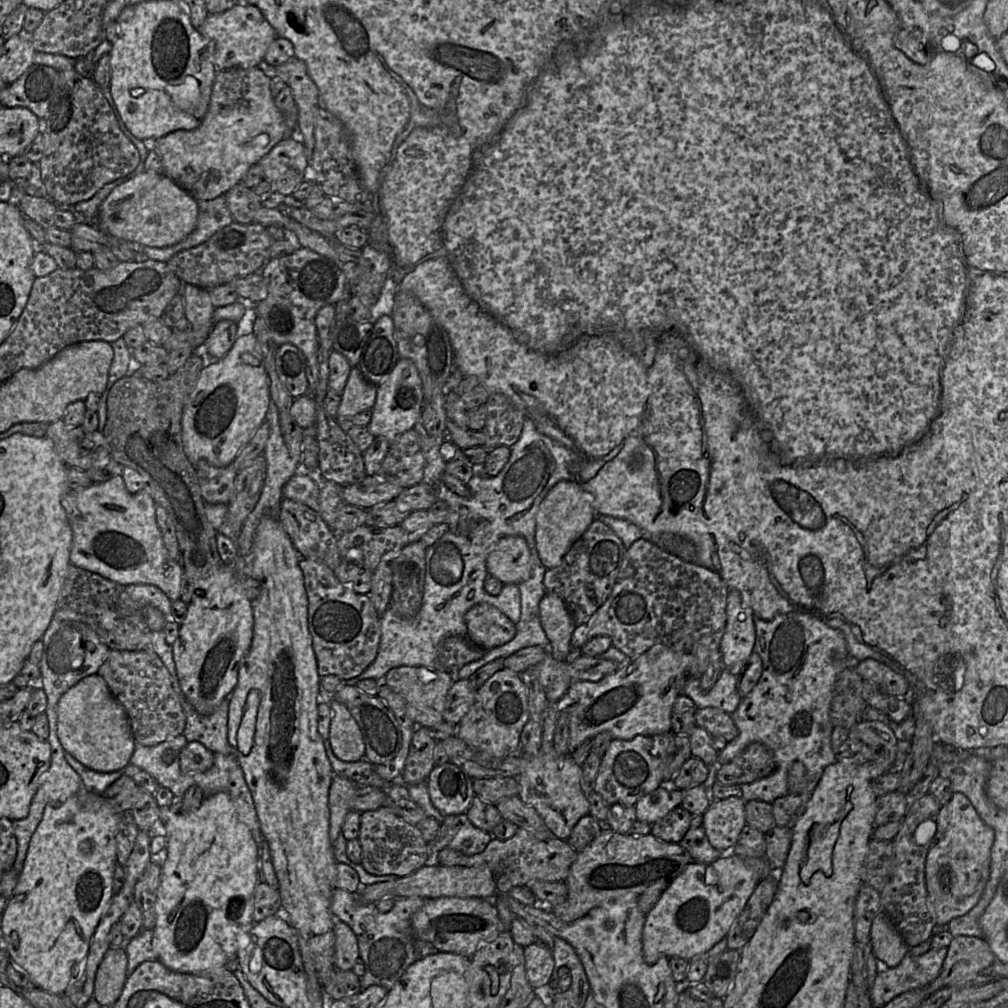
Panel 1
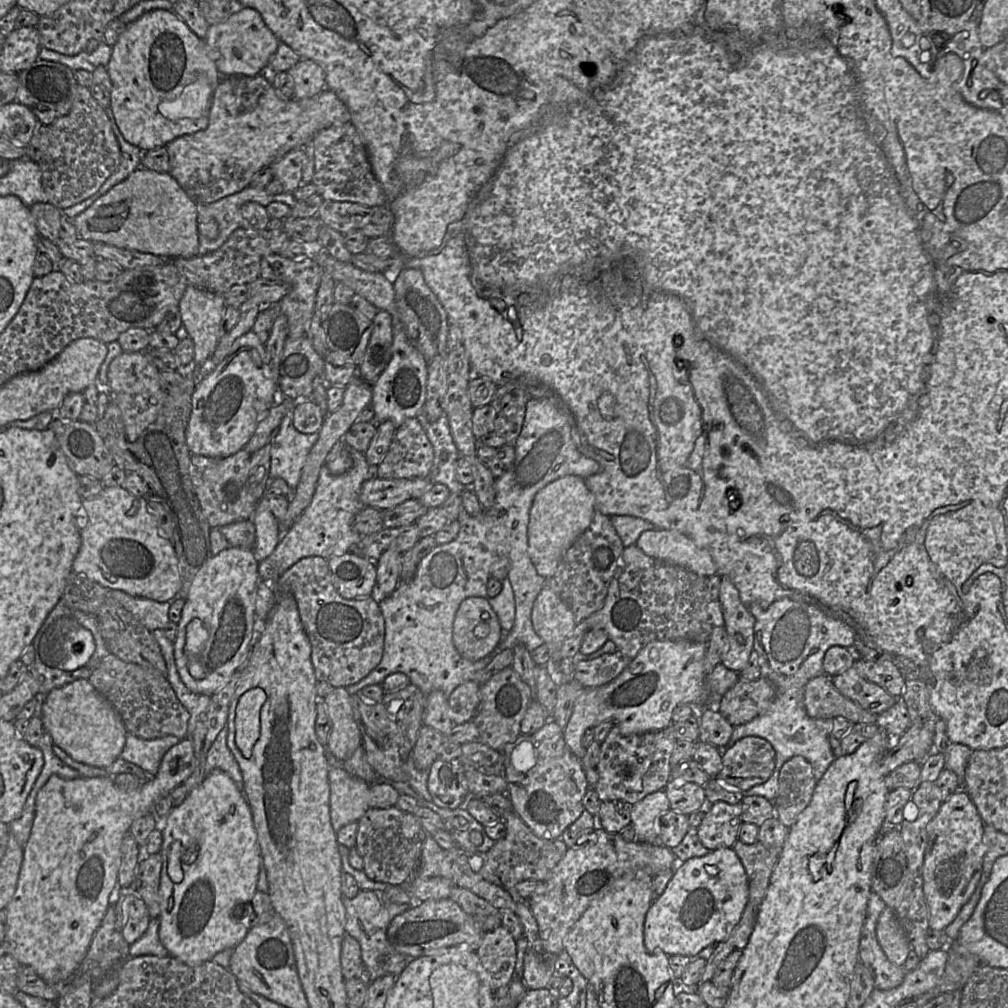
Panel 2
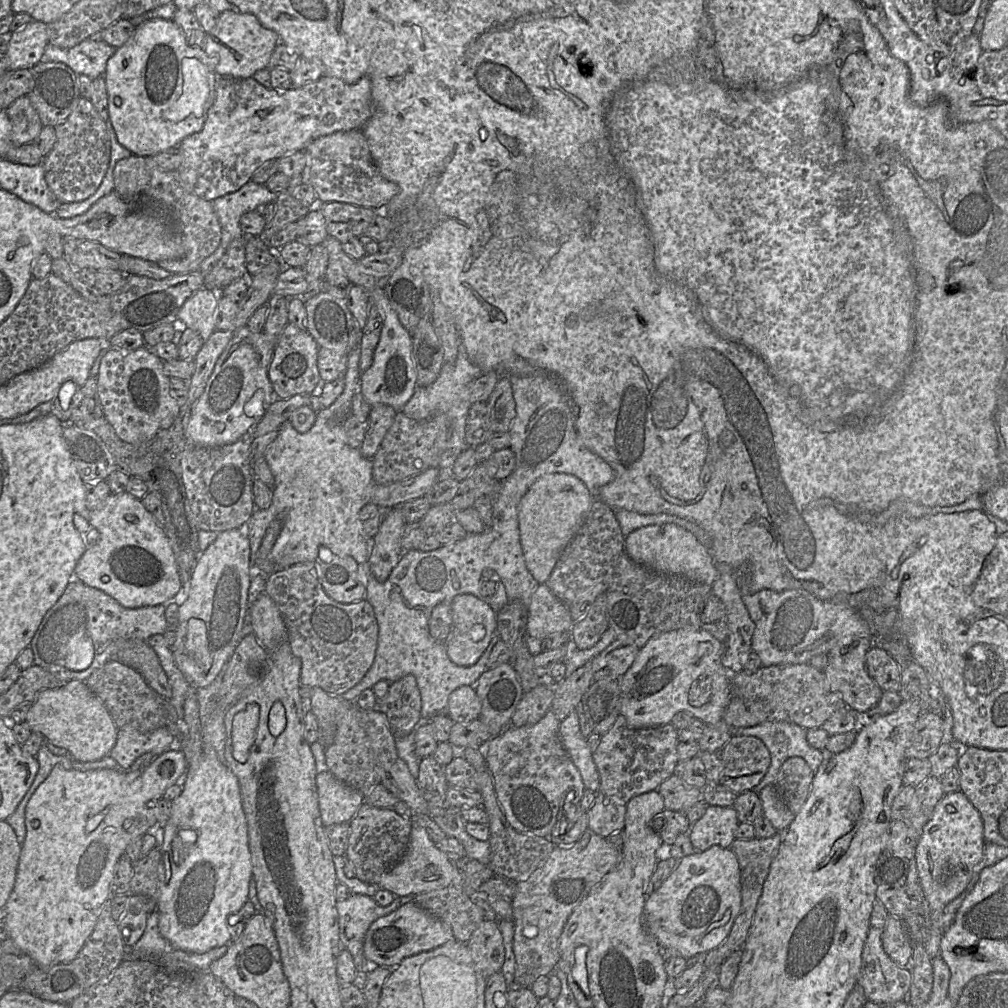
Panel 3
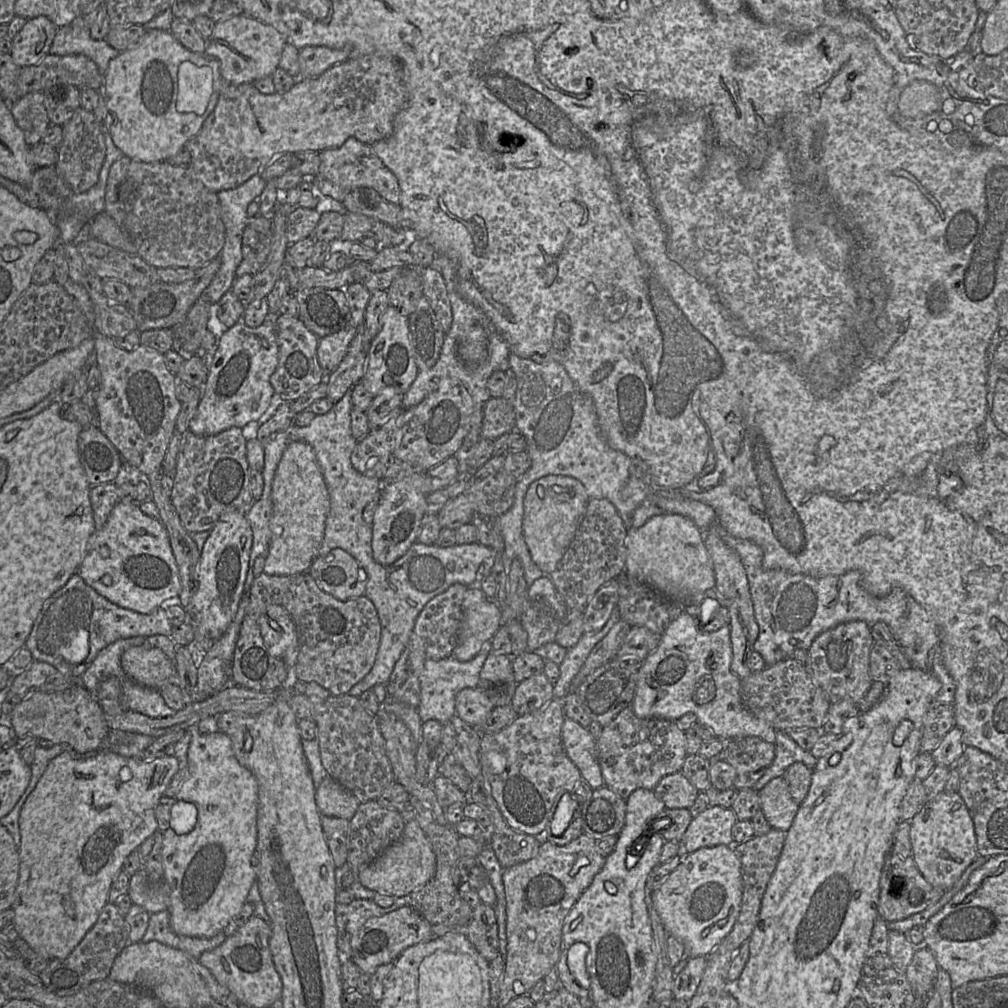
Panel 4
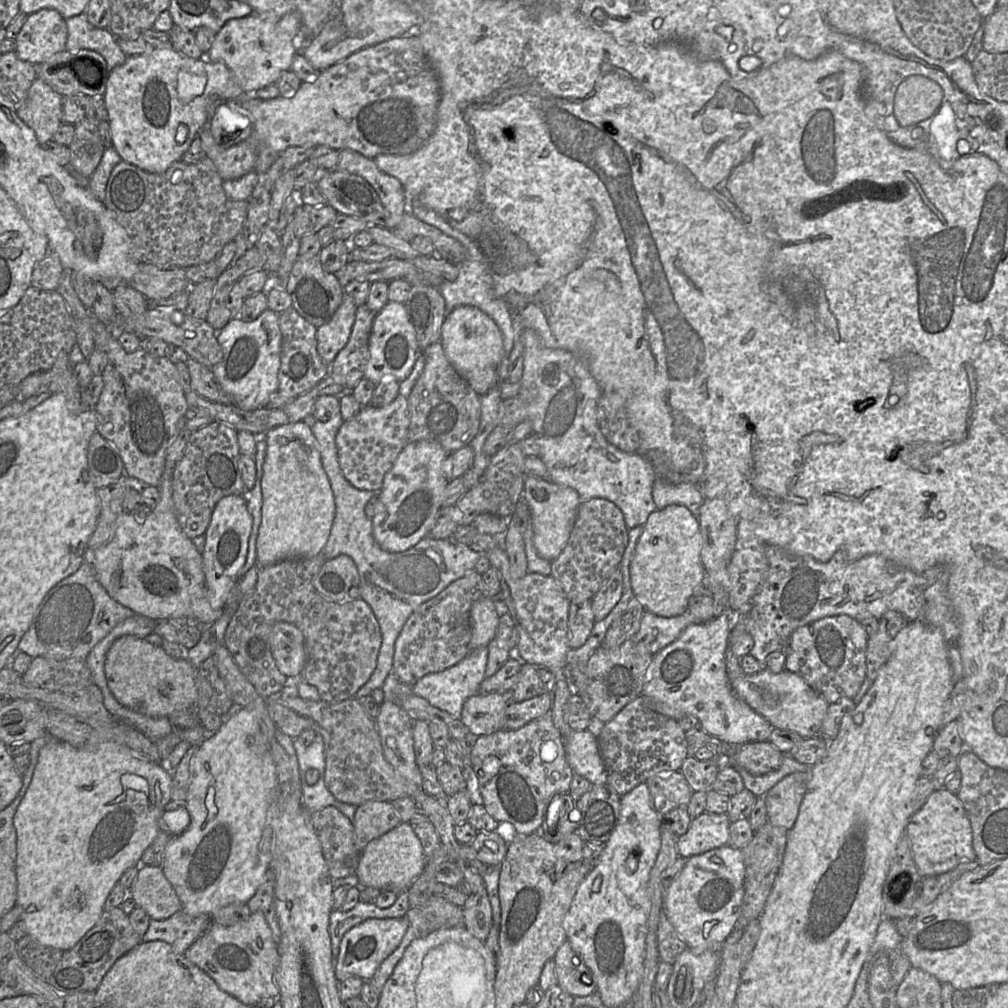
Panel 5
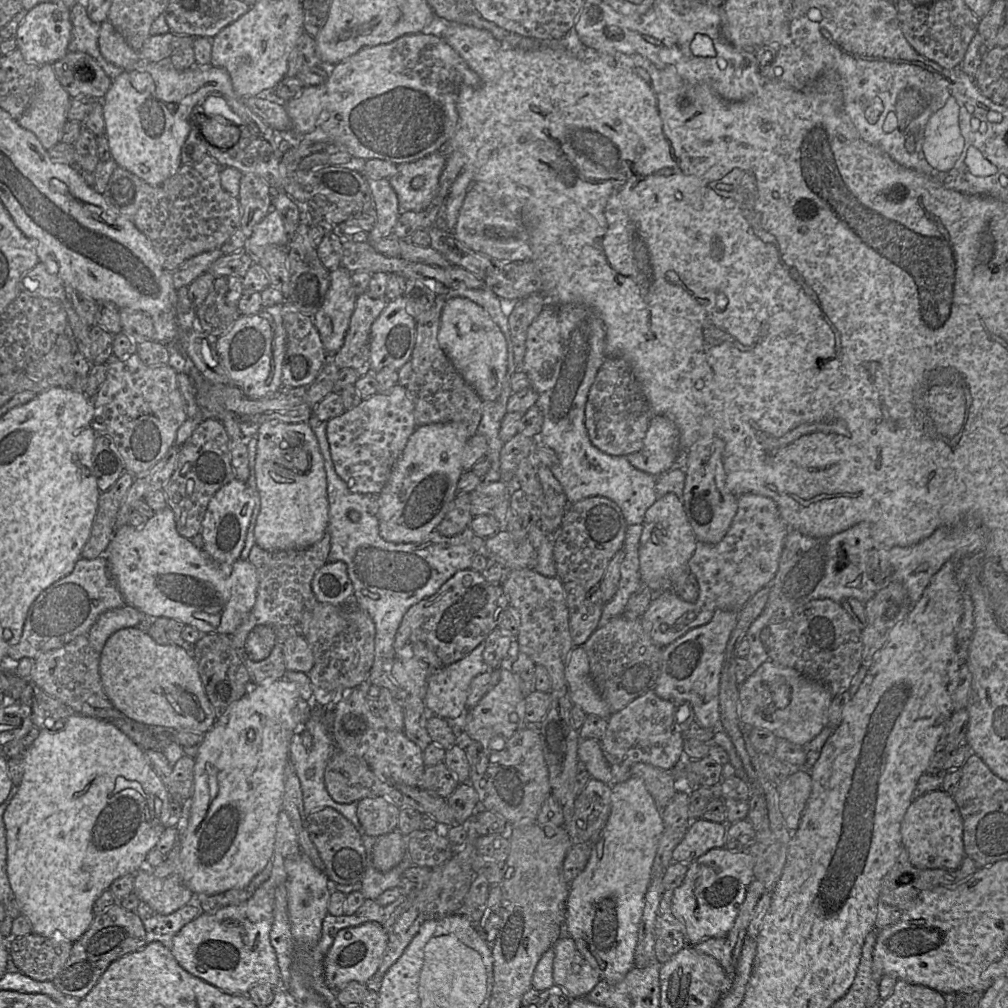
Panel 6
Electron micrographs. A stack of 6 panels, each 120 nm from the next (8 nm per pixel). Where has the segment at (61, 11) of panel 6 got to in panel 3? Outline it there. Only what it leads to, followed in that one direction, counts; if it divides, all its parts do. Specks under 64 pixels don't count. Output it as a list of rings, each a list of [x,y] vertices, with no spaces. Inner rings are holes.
[[[32,20],[22,29],[11,33],[5,52],[8,58],[8,70],[32,69],[42,61],[48,45],[47,24]]]

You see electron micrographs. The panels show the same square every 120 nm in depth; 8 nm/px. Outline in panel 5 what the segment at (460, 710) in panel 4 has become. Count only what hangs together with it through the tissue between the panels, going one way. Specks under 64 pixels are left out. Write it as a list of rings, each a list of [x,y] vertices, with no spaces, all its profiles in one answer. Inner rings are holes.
[[[477,693],[462,708],[461,720],[476,736],[490,735],[504,729],[510,693]]]

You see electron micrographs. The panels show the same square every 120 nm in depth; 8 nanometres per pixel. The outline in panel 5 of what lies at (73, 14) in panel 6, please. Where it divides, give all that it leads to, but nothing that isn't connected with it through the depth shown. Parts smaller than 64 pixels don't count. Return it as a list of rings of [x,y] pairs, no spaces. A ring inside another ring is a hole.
[[[84,11],[66,19],[67,41],[65,51],[76,53],[89,49],[99,53],[105,60],[108,71],[121,65],[128,57],[120,49],[117,38],[108,28],[96,28],[87,20]]]

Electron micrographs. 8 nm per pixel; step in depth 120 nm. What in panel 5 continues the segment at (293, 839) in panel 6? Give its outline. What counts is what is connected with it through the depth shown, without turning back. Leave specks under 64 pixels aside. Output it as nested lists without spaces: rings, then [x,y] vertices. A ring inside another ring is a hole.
[[[261,911],[230,926],[212,923],[183,955],[211,977],[220,989],[248,1006],[257,1005],[263,998],[279,998],[280,989],[275,979],[280,958],[278,945]]]

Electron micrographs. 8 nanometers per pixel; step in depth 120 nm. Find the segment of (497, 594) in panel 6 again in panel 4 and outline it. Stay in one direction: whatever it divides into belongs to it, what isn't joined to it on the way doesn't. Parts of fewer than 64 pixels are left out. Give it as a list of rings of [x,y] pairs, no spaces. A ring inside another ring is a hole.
[[[453,584],[433,597],[418,615],[409,642],[395,664],[387,683],[387,692],[397,702],[418,708],[420,704],[420,675],[427,660],[452,657],[462,624],[462,603],[468,587]]]

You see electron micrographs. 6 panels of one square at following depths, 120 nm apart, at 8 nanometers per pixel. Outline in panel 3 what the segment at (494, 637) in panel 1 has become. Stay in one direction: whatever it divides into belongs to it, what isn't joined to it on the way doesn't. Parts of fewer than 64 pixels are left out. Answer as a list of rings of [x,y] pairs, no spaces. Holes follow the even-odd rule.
[[[459,594],[451,603],[452,626],[445,641],[446,652],[450,660],[460,666],[475,664],[488,647],[497,630],[496,612],[483,600],[472,594]]]

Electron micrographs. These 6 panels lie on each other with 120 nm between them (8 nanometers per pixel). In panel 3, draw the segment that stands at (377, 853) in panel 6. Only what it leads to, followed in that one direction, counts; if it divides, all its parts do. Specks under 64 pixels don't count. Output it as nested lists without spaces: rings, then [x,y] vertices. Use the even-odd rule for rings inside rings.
[[[412,824],[407,850],[401,860],[379,880],[378,887],[398,897],[416,896],[424,892],[456,887],[463,888],[460,864],[453,863],[429,838],[427,831],[418,824]]]

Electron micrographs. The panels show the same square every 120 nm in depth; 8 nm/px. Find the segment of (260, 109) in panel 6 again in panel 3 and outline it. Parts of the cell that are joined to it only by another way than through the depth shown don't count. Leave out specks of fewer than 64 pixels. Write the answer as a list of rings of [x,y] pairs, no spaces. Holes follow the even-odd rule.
[[[155,18],[136,27],[133,35],[108,59],[104,79],[108,93],[109,119],[118,142],[136,156],[154,156],[202,130],[212,106],[218,76],[216,64],[204,49],[190,46],[173,20]]]

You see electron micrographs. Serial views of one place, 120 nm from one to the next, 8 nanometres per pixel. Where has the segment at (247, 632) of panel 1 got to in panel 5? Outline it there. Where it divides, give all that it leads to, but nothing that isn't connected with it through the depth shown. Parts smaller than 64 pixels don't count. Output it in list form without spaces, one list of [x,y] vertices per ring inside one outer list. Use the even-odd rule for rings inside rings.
[[[232,494],[223,497],[217,502],[213,510],[209,526],[205,532],[203,570],[208,599],[214,609],[223,609],[237,587],[240,571],[247,558],[252,520],[247,501],[242,495]]]

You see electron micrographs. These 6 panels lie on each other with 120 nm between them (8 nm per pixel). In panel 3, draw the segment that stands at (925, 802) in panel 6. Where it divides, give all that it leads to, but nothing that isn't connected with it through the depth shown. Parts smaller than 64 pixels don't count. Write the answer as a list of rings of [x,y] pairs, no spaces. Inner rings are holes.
[[[960,790],[944,794],[935,806],[916,846],[916,867],[929,914],[939,914],[968,886],[973,869],[981,860],[984,844],[983,821],[979,811]]]

